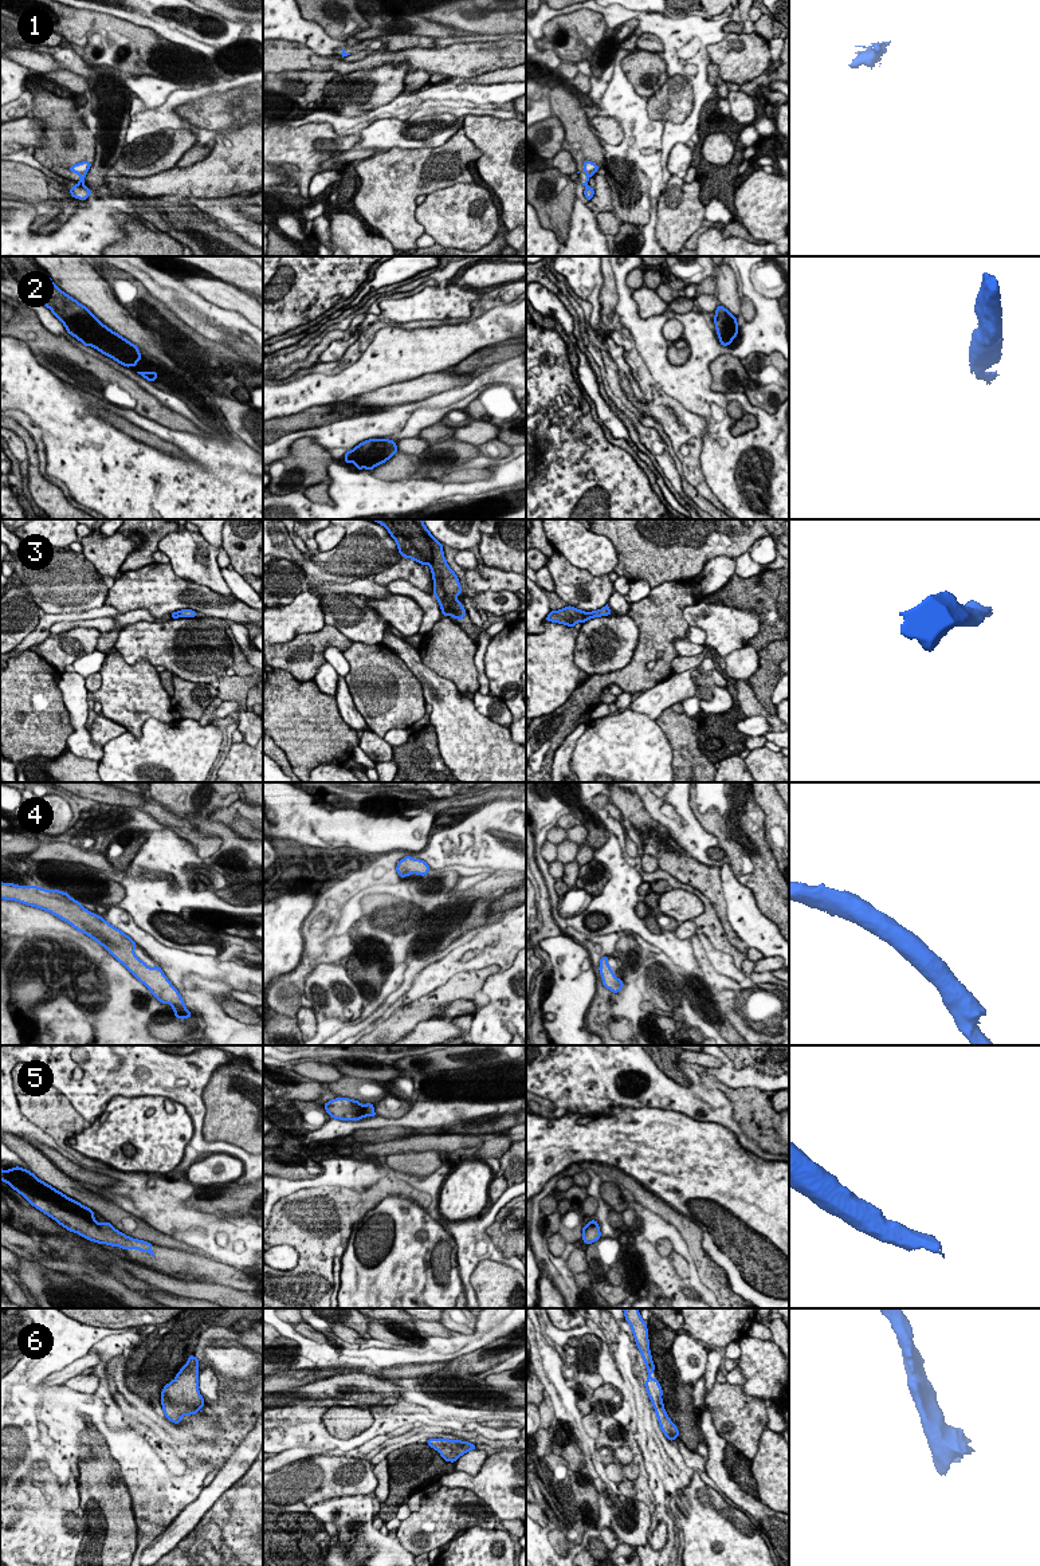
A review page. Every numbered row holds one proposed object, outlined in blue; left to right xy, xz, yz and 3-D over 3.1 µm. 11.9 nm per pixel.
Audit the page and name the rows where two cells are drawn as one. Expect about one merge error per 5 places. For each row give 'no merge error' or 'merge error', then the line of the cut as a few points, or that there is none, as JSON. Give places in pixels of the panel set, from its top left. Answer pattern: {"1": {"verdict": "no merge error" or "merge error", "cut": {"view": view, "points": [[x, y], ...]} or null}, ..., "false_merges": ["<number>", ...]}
{"1": {"verdict": "merge error", "cut": {"view": "xy", "points": [[78, 183], [82, 184]]}}, "2": {"verdict": "no merge error", "cut": null}, "3": {"verdict": "no merge error", "cut": null}, "4": {"verdict": "no merge error", "cut": null}, "5": {"verdict": "no merge error", "cut": null}, "6": {"verdict": "no merge error", "cut": null}, "false_merges": ["1"]}

